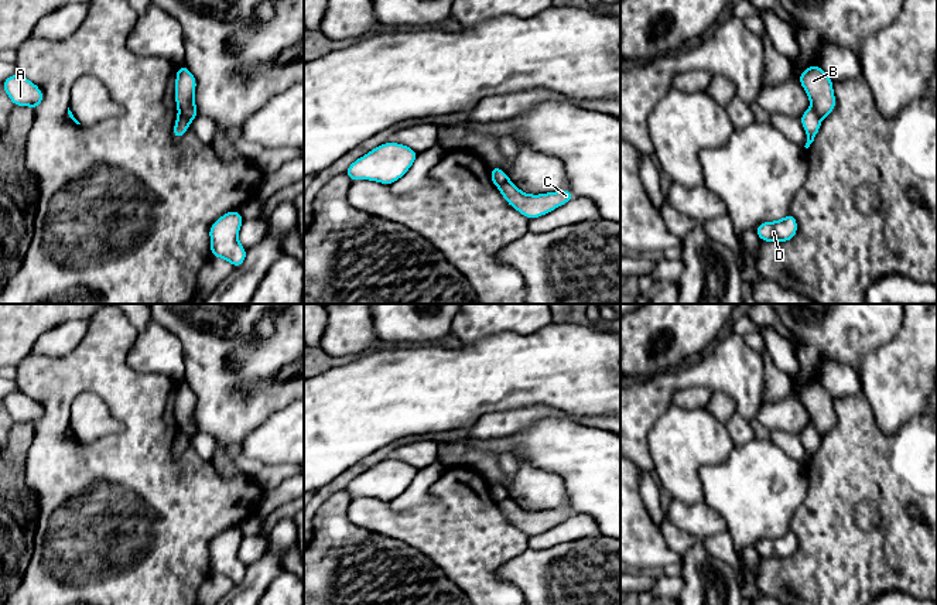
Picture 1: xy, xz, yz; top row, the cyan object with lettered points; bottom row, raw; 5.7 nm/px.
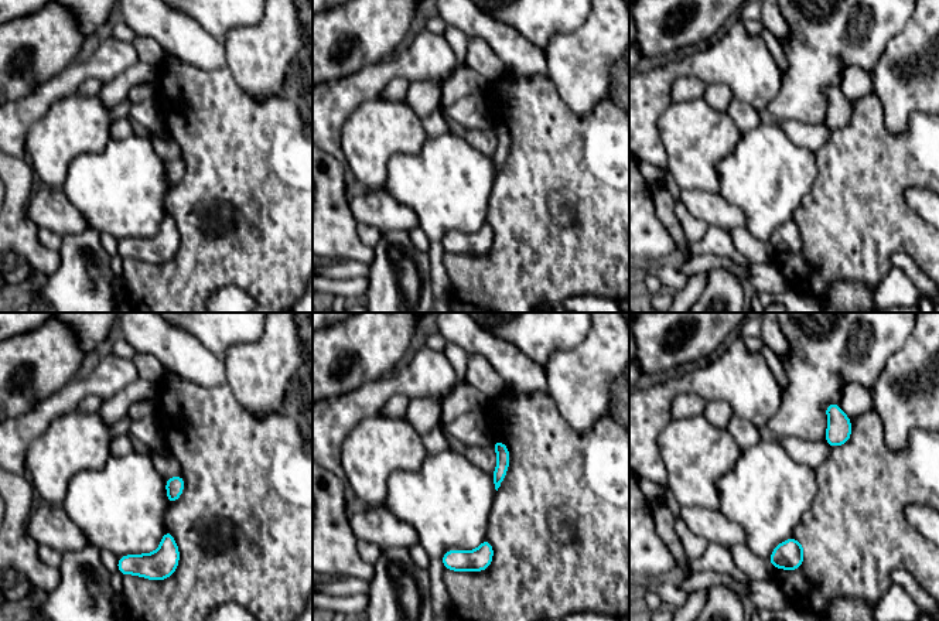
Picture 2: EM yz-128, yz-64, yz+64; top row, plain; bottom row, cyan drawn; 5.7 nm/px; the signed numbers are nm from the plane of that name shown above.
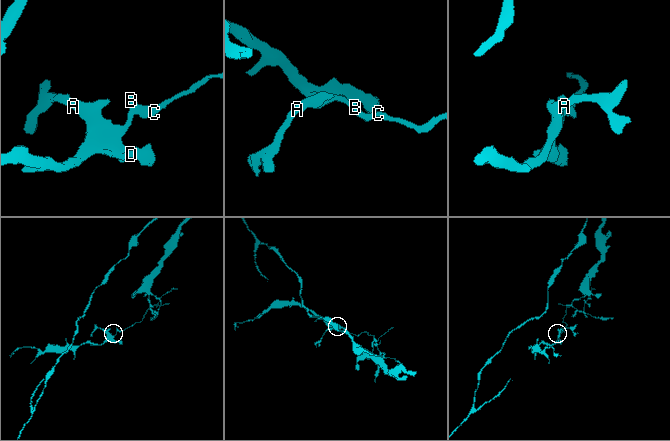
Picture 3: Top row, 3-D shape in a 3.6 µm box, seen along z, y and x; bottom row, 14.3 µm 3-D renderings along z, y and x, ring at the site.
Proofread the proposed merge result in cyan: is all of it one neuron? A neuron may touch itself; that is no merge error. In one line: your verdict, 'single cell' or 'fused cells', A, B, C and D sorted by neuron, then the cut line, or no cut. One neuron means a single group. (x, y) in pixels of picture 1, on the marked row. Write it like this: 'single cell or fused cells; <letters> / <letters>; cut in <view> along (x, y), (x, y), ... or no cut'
fused cells; A D / B C; cut in xy along (180, 112), (190, 122)

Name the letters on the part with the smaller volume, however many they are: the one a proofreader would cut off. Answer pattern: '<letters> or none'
A, D

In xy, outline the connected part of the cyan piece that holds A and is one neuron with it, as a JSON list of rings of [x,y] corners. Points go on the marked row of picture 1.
[[[14,74],[1,82],[14,106],[31,106],[34,110],[44,100],[41,89],[20,74]]]

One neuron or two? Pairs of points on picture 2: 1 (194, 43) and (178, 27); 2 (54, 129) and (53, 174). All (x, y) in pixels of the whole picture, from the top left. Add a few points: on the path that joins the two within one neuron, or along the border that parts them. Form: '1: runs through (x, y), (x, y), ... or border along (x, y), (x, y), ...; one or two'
1: runs through (190, 38), (183, 31); one
2: runs through (54, 140), (53, 163); one

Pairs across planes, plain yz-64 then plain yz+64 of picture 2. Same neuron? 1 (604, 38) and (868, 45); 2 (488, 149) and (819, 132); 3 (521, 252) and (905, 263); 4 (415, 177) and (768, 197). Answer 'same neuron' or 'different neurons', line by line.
1: different neurons
2: same neuron
3: different neurons
4: same neuron

